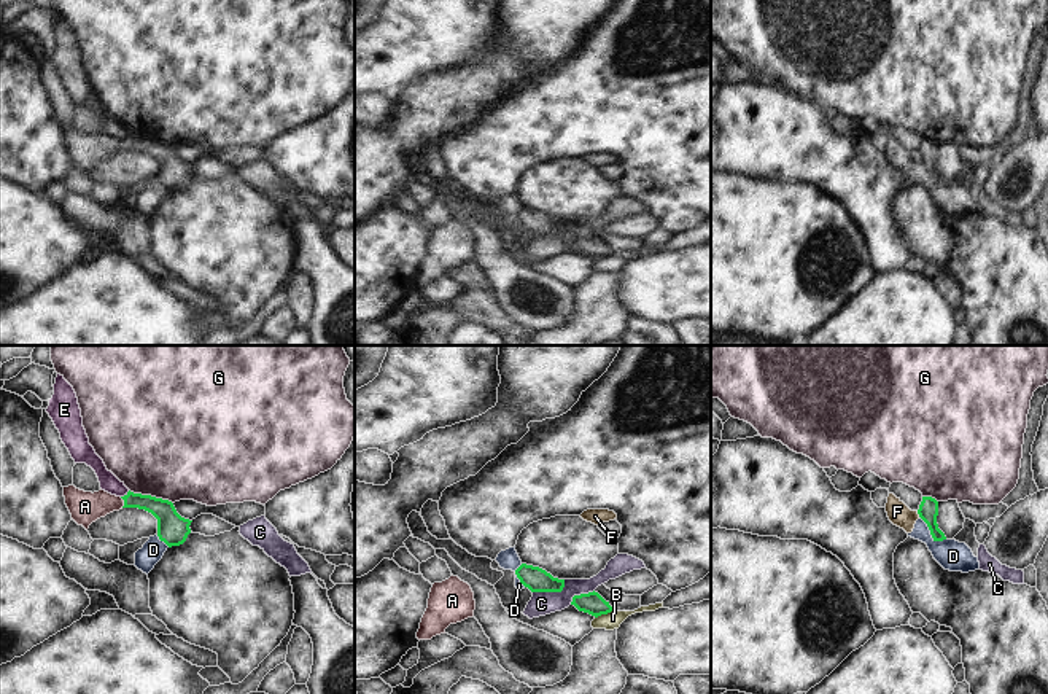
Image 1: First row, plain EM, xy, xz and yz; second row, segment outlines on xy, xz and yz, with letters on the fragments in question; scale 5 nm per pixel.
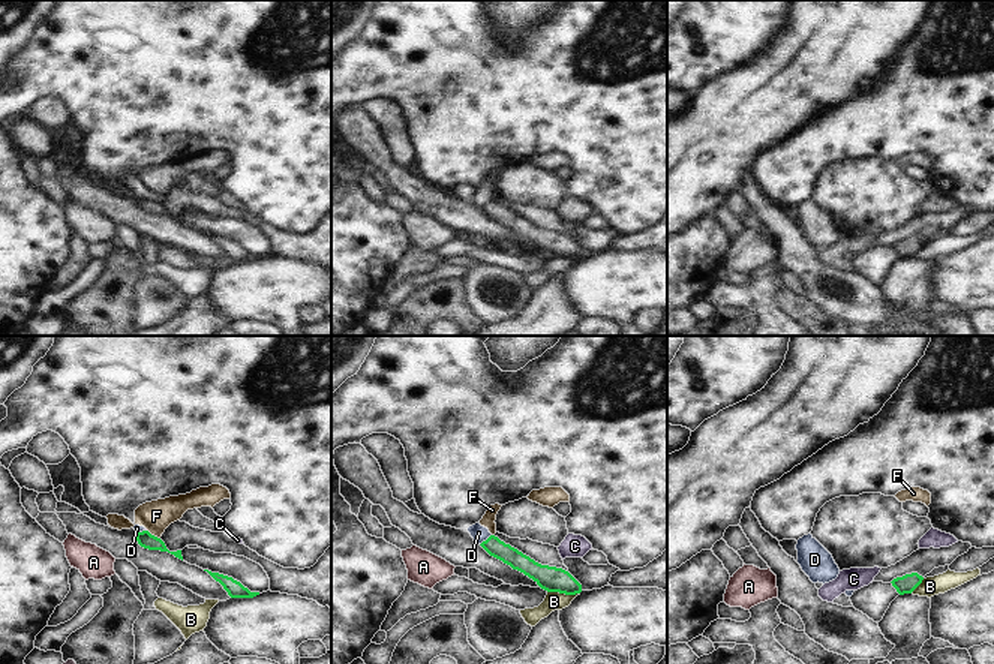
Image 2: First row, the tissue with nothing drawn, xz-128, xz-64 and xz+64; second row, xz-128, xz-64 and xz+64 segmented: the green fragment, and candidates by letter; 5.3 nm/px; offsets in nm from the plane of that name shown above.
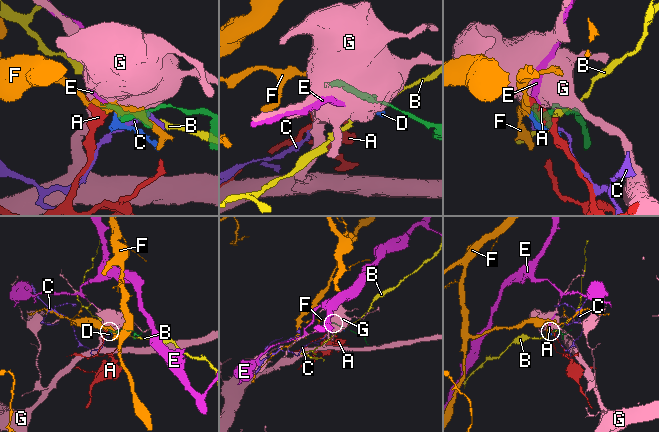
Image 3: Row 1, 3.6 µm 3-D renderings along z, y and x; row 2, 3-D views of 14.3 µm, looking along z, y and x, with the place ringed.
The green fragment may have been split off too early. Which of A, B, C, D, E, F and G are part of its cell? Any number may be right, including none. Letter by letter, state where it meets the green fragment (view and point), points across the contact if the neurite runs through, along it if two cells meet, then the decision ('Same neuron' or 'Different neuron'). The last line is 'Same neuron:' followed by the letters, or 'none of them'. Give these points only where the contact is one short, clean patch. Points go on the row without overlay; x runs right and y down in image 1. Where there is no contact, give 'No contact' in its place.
A: Touches green at xy (124, 145). Path across: xy (169, 166), (147, 145), (124, 145), (85, 150). Same neuron
B: Touches green at xz (603, 257). Boundary: xz (613, 253), (595, 261). Different neuron
C: Touches green at xz (552, 234). Boundary: xz (565, 223), (565, 230), (560, 234), (533, 236). Different neuron
D: Touches green at yz (931, 177). Boundary: yz (919, 159), (935, 183), (945, 183). Different neuron
E: Touches green at xy (124, 139). Boundary: xy (129, 134), (121, 140). Different neuron
F: Touches green at yz (918, 156). Boundary: yz (916, 155), (919, 159). Different neuron
G: Touches green at xy (150, 139). Boundary: xy (129, 132), (167, 142), (172, 147). Different neuron
Same neuron: A

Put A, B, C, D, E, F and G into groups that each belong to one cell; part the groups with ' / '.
A / B / C / D F / E / G

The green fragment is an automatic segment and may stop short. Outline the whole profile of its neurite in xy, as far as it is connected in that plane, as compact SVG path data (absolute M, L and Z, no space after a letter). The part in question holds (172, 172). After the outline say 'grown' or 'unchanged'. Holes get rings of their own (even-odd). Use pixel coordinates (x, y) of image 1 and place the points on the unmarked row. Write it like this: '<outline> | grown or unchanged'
M75 129L64 131L64 140L72 162L86 174L92 166L113 154L138 151L157 162L157 180L169 191L183 188L191 177L189 169L192 164L181 161L169 143L130 134L124 140L111 138L102 132L92 137L80 134Z | grown

